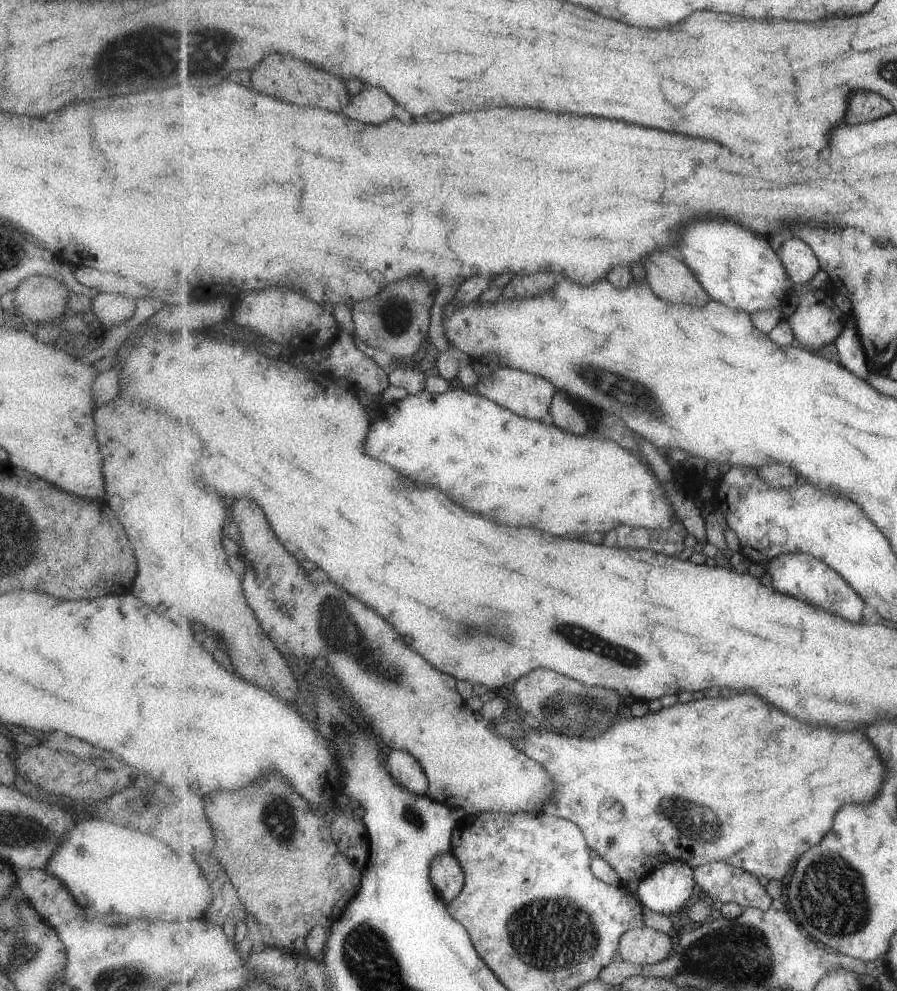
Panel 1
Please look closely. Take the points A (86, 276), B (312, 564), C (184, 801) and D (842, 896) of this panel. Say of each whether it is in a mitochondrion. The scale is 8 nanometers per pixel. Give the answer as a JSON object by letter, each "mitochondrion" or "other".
{"A":"other","B":"other","C":"other","D":"mitochondrion"}

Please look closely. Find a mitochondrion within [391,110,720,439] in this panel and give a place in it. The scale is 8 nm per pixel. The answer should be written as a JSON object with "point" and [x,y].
{"point":[622,389]}

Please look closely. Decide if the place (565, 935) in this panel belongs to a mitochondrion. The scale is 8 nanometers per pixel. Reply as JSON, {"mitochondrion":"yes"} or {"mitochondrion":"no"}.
{"mitochondrion":"yes"}

